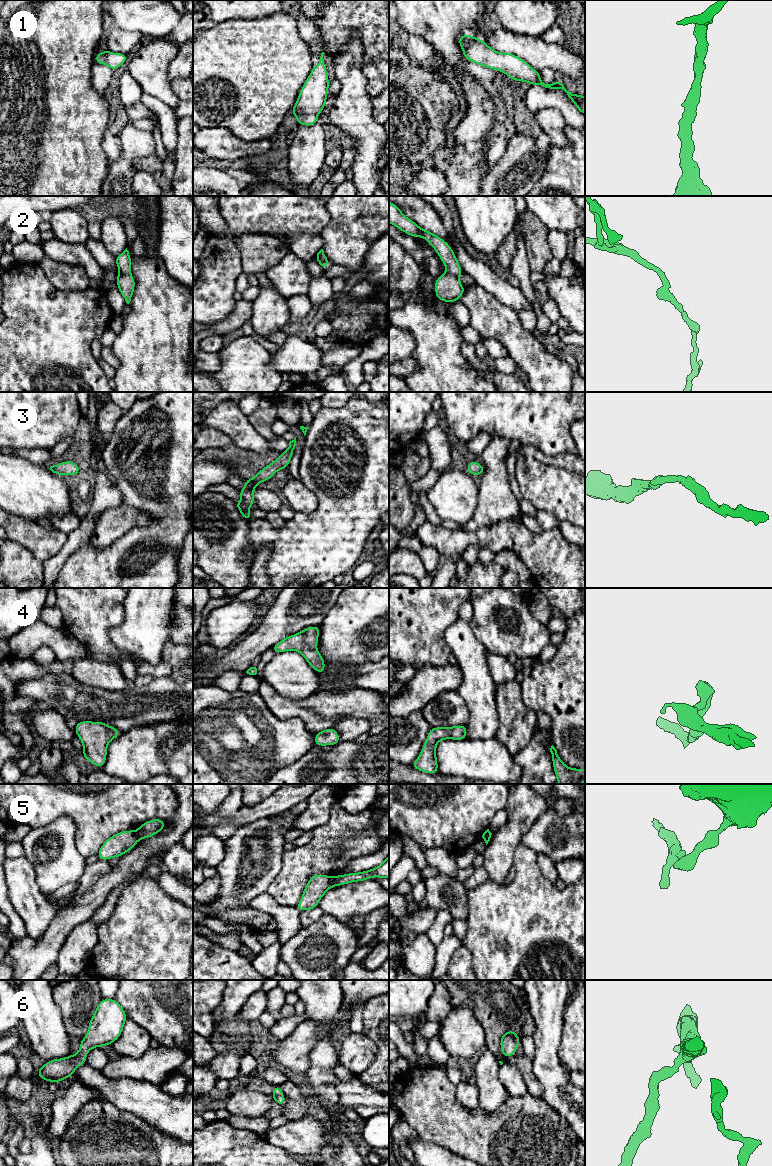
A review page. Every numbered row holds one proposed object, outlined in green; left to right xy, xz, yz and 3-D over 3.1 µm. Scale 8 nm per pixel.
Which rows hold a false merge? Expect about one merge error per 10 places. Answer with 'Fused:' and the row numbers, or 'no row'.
Fused: 2, 5

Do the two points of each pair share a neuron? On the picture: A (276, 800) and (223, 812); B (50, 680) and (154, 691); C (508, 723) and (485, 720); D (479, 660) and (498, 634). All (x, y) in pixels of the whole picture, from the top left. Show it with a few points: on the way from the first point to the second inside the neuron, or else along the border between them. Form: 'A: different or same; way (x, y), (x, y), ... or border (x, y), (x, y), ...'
A: same; way (263, 810), (258, 812), (236, 812)
B: same; way (76, 699), (79, 701), (128, 701)
C: different; border (494, 699), (497, 705), (498, 721), (496, 737)
D: different; border (473, 630), (474, 636), (487, 651)

